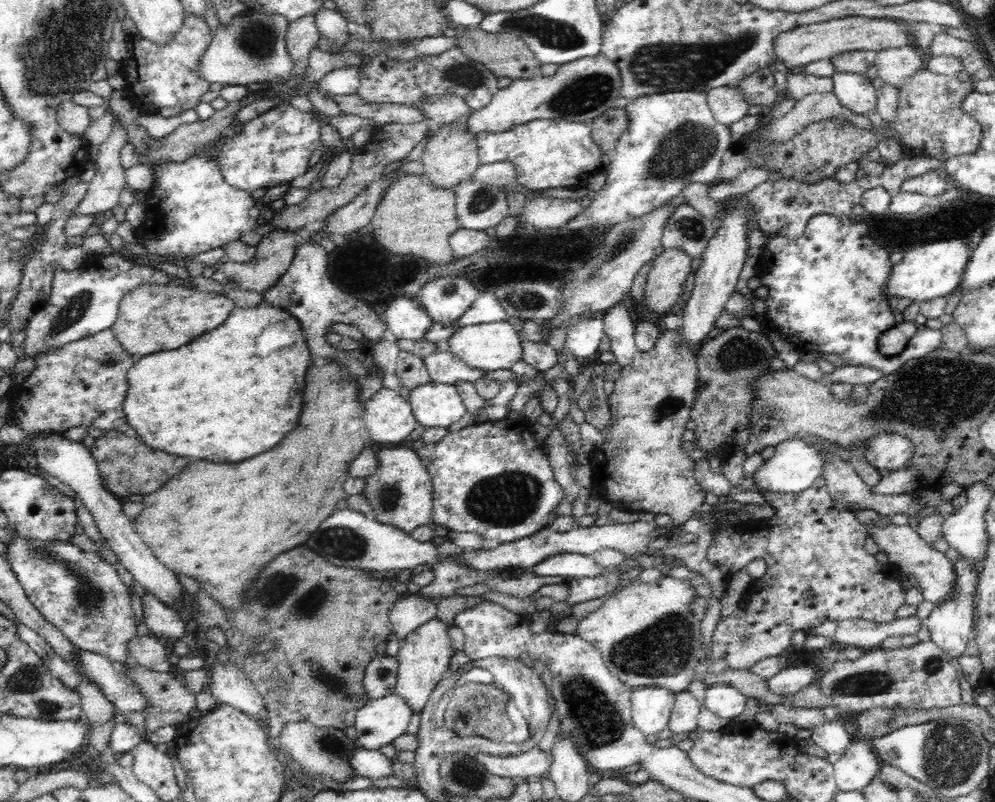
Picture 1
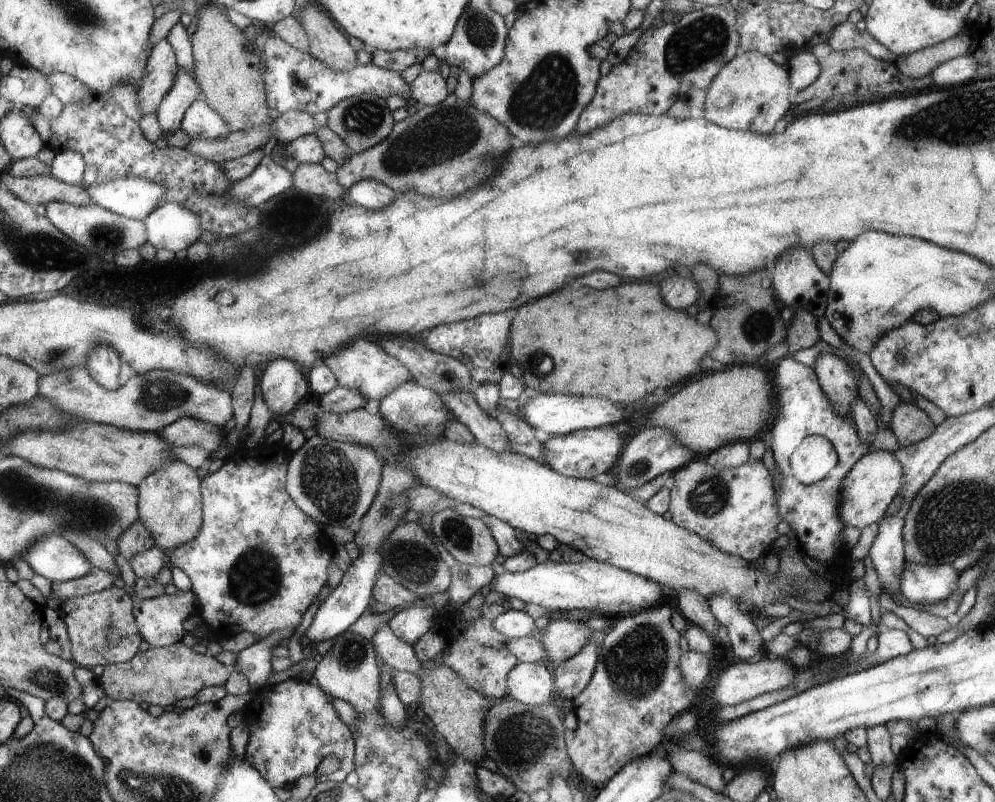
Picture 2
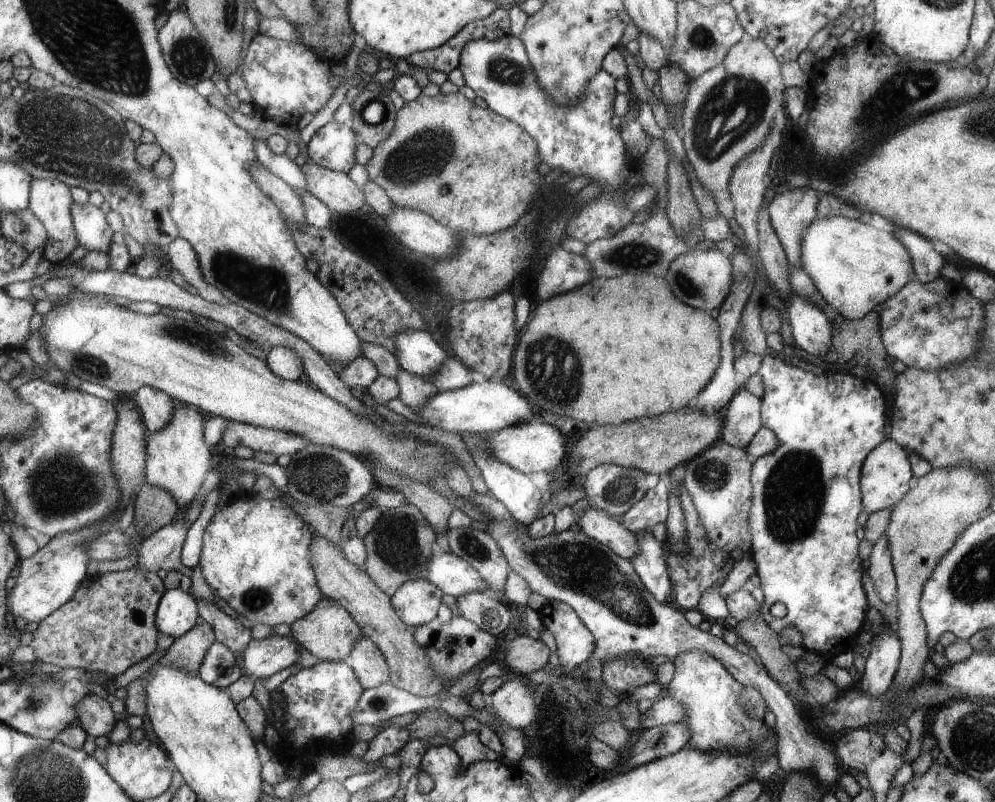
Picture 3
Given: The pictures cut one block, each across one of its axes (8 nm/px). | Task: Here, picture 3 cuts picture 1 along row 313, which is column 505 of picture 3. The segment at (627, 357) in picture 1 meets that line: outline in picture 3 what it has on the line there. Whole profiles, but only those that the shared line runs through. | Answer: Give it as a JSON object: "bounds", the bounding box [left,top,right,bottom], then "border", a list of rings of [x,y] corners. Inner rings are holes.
{"bounds":[456,592,512,636],"border":[[[481,592],[458,596],[456,608],[466,620],[471,620],[494,636],[504,632],[512,620],[508,602],[496,600]]]}

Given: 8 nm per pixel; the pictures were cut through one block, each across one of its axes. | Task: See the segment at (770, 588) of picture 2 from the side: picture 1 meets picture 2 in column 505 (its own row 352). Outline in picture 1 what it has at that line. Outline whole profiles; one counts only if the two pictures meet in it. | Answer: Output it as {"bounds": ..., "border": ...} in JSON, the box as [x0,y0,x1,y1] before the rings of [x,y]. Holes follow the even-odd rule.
{"bounds":[448,321,522,371],"border":[[[508,321],[464,326],[448,336],[448,341],[449,350],[462,363],[470,368],[478,368],[482,371],[508,370],[517,360],[522,359],[520,332],[516,331]]]}

